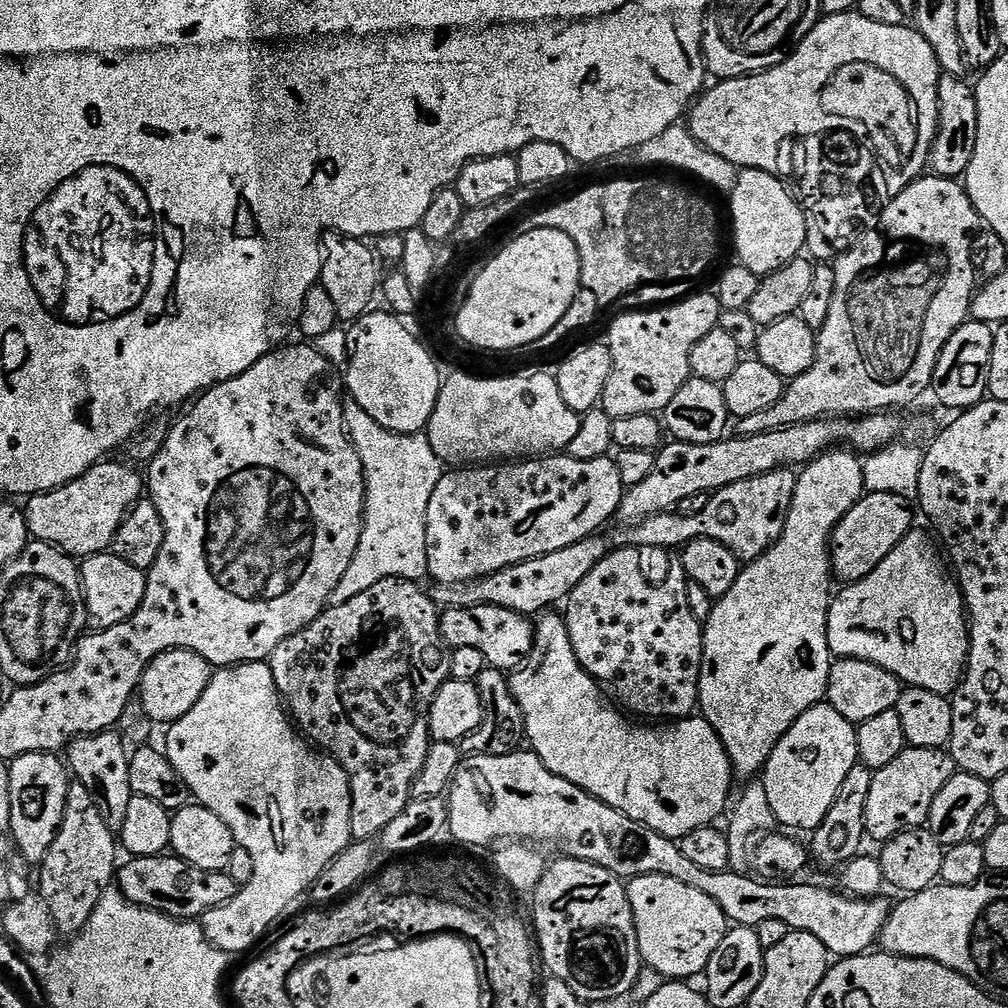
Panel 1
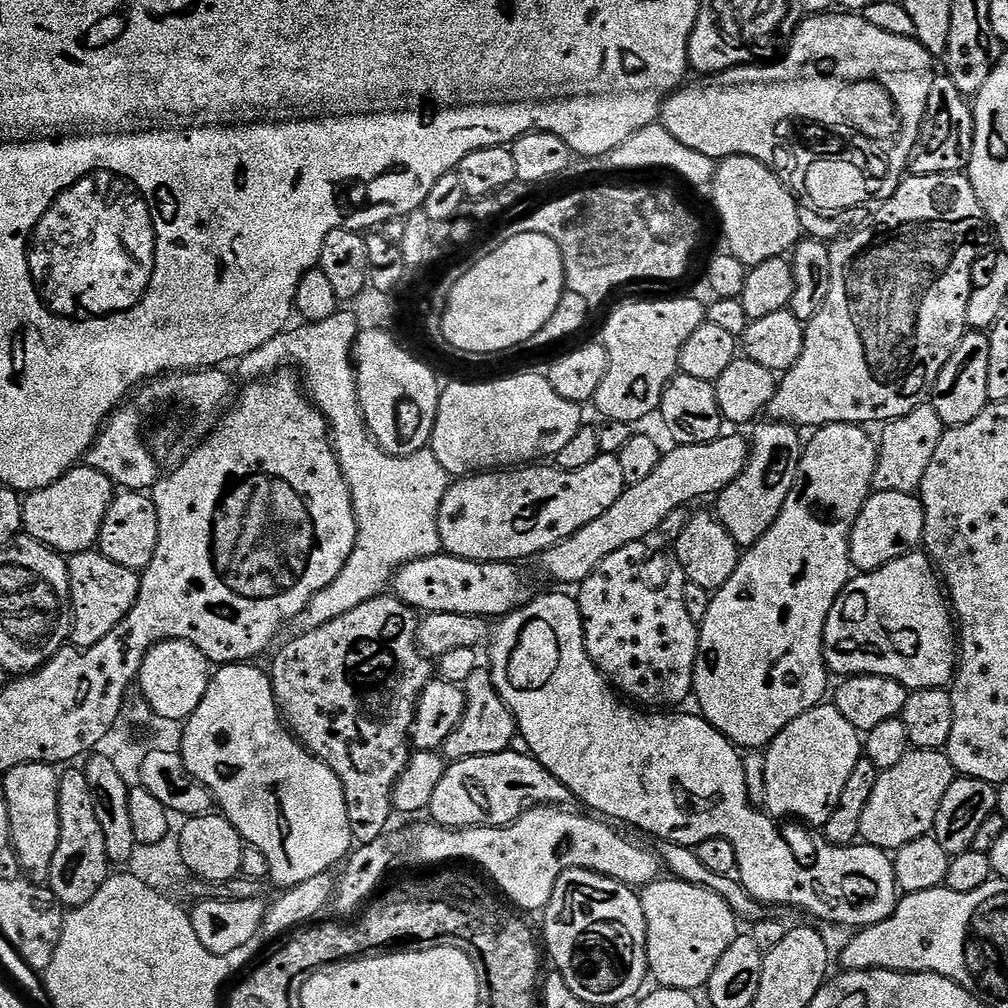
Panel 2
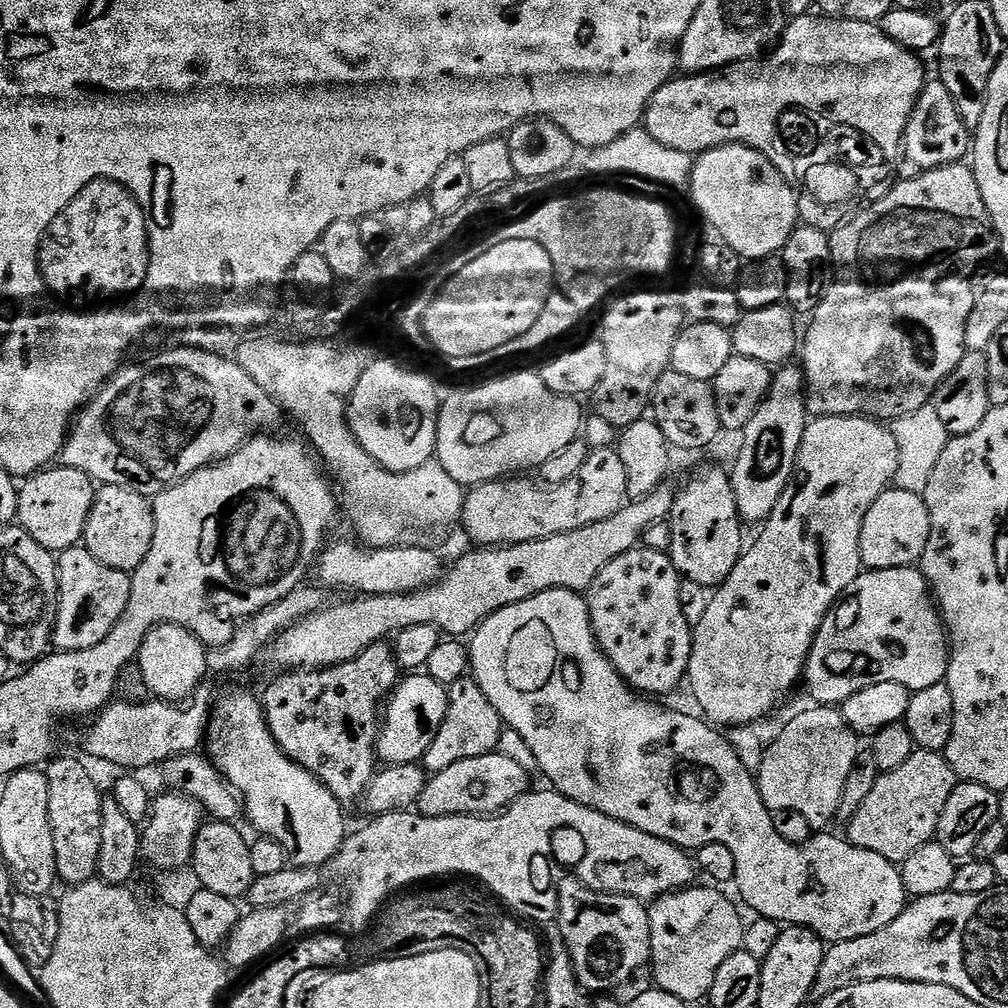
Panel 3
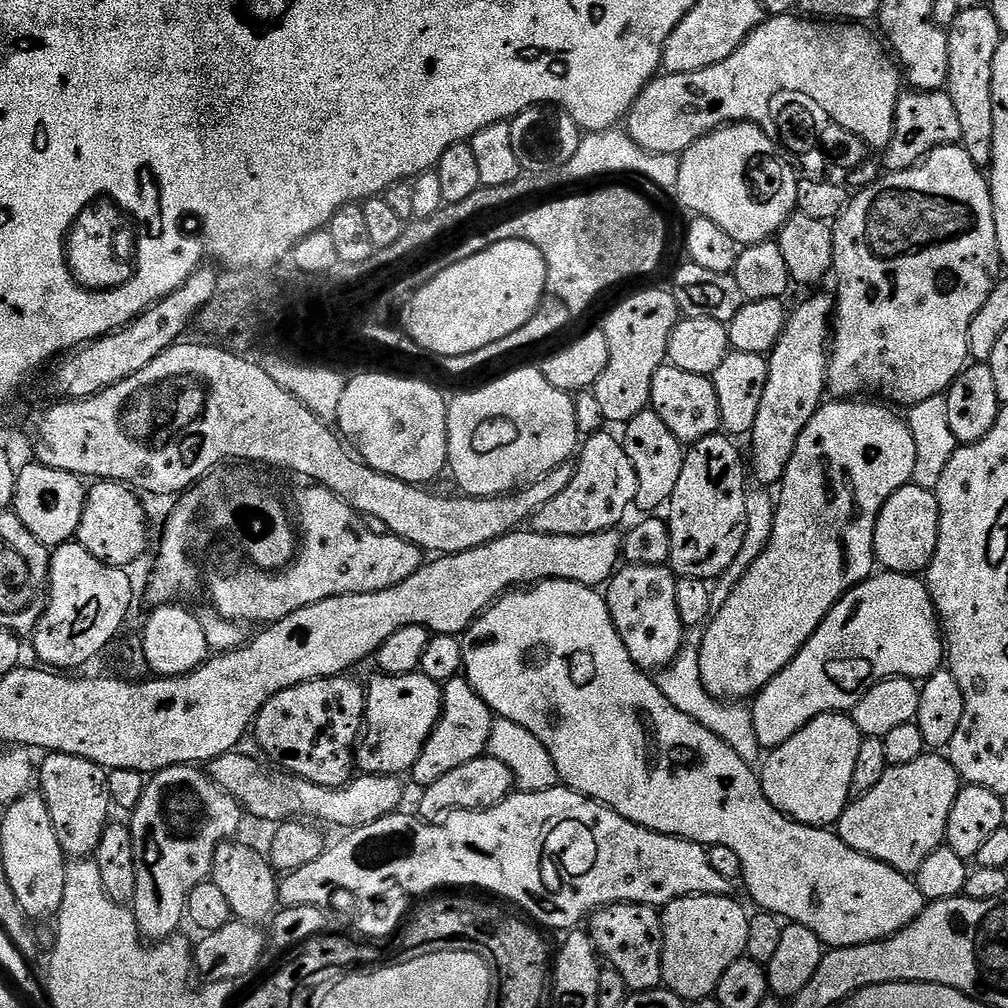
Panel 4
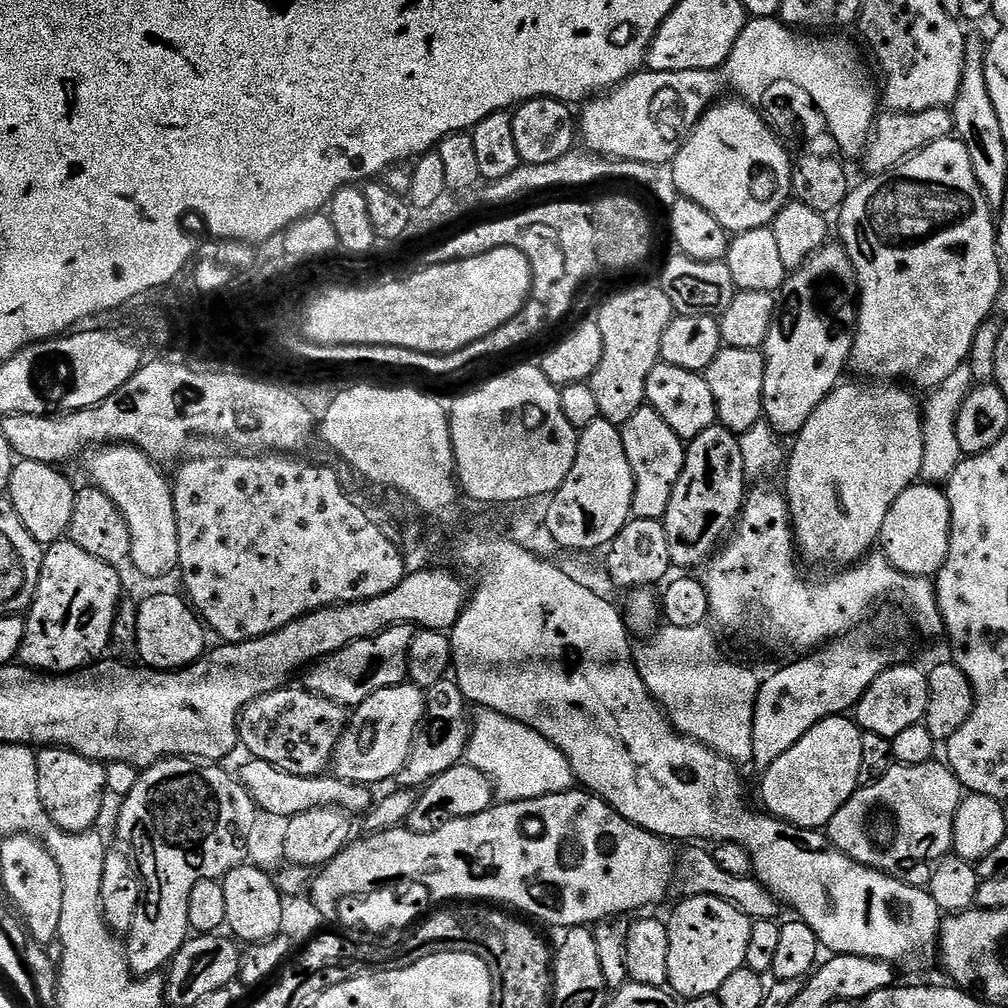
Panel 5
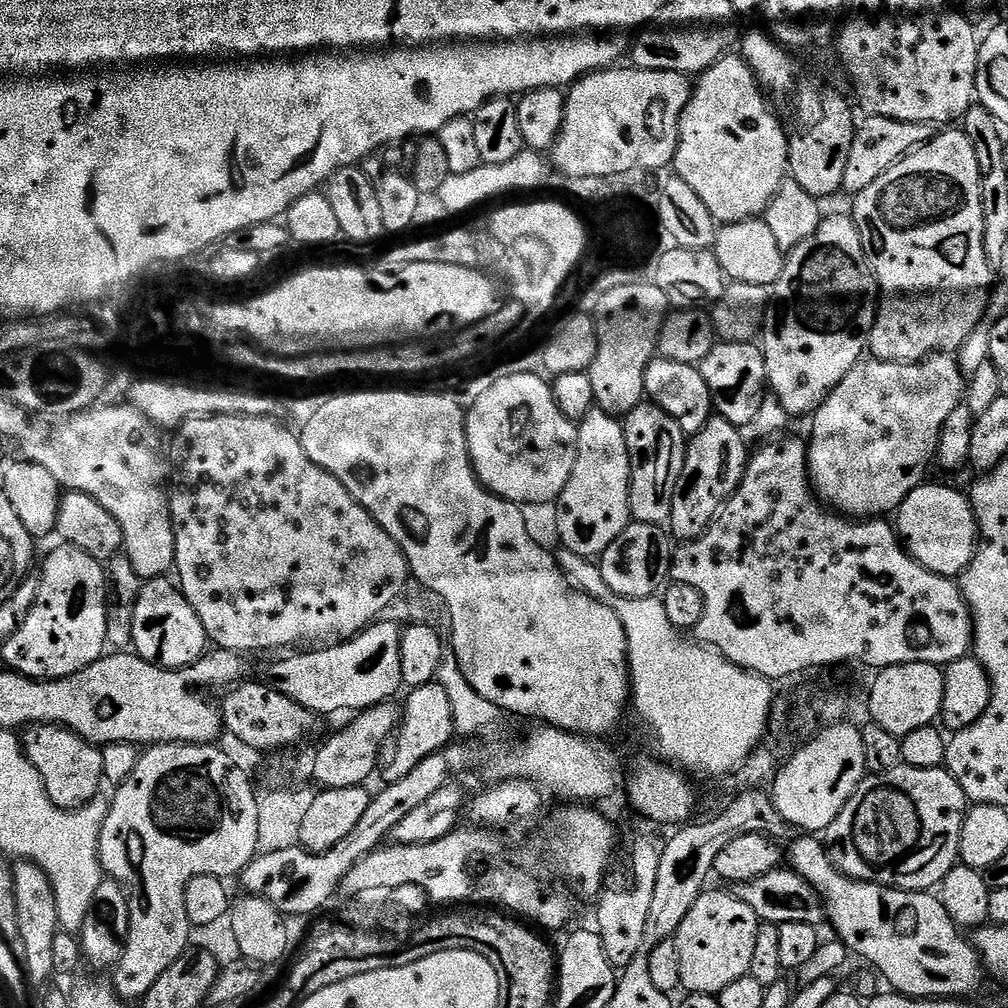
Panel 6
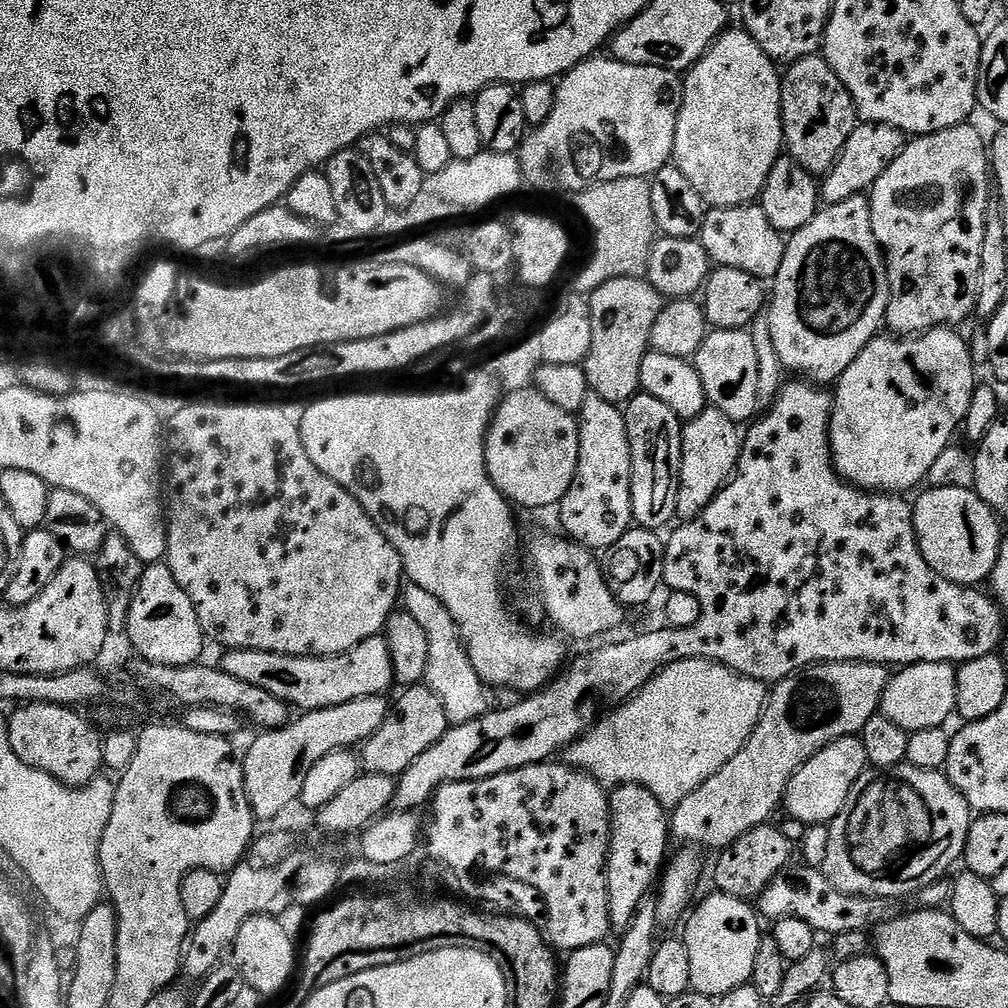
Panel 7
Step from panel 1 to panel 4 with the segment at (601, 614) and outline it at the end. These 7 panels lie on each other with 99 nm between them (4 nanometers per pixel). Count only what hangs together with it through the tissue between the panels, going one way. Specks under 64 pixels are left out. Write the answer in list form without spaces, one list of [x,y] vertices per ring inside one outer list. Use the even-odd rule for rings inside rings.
[[[628,564],[621,567],[606,585],[610,618],[632,661],[649,674],[667,668],[686,643],[686,629],[682,618],[678,618],[678,601],[674,598],[677,579],[671,567],[663,564]]]

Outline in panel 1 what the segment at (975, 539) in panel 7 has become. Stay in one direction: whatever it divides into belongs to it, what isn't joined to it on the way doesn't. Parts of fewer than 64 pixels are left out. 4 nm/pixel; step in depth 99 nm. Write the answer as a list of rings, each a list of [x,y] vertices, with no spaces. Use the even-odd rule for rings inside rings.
[[[872,493],[861,496],[851,510],[836,523],[832,531],[830,551],[832,554],[832,571],[840,582],[855,582],[868,576],[902,542],[902,538],[913,531],[912,508],[907,499],[898,494]]]

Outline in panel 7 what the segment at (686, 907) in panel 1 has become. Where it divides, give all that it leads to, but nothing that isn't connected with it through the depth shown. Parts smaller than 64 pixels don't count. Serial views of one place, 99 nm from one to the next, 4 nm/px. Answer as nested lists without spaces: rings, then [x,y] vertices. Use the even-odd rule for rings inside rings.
[[[713,891],[700,905],[691,909],[682,939],[690,954],[691,991],[719,998],[738,986],[749,983],[762,939],[761,917],[749,901]]]

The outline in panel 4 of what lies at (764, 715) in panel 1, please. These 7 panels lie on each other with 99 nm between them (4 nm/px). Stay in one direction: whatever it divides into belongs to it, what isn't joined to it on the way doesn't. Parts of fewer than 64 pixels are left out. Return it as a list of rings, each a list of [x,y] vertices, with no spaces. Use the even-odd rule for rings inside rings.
[[[849,398],[846,400],[842,400],[839,402],[824,402],[821,403],[820,408],[814,414],[814,418],[810,418],[810,422],[804,429],[802,430],[802,434],[798,438],[798,442],[794,446],[794,454],[790,458],[790,462],[788,463],[788,469],[786,470],[786,474],[784,475],[784,479],[782,483],[779,485],[778,491],[780,491],[780,501],[776,504],[776,517],[772,520],[772,537],[768,540],[768,545],[764,548],[764,553],[761,554],[760,557],[757,558],[756,561],[753,562],[752,565],[749,566],[748,569],[744,572],[744,577],[741,578],[740,581],[737,582],[736,585],[732,588],[732,593],[729,594],[728,597],[724,600],[724,605],[717,607],[715,609],[714,615],[711,620],[708,621],[706,627],[703,629],[702,635],[704,637],[701,640],[698,640],[698,647],[700,650],[700,673],[702,674],[702,686],[706,686],[706,690],[708,693],[715,698],[715,700],[722,700],[725,702],[744,702],[749,698],[755,697],[757,692],[761,692],[765,686],[770,682],[770,678],[774,678],[777,676],[780,671],[783,670],[788,663],[791,662],[792,659],[795,658],[797,654],[802,650],[802,646],[811,638],[814,633],[818,630],[818,626],[822,623],[822,621],[826,618],[826,614],[829,612],[831,608],[835,606],[836,603],[841,600],[850,589],[856,587],[857,584],[861,584],[862,581],[867,580],[869,576],[873,575],[874,569],[877,567],[876,563],[876,551],[874,550],[874,526],[878,522],[878,514],[882,510],[882,506],[886,506],[886,502],[890,498],[890,494],[894,494],[899,490],[902,486],[906,486],[907,484],[913,483],[912,475],[915,470],[915,440],[914,434],[911,432],[907,419],[903,415],[895,416],[894,413],[891,412],[893,409],[891,407],[885,406],[883,403],[880,404],[860,404],[864,402],[857,402],[855,399]]]

